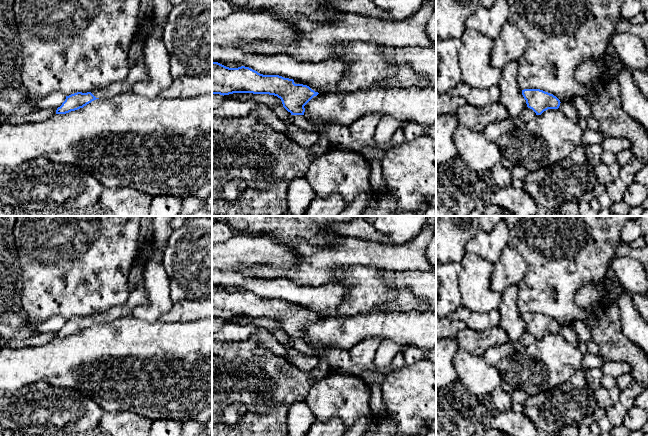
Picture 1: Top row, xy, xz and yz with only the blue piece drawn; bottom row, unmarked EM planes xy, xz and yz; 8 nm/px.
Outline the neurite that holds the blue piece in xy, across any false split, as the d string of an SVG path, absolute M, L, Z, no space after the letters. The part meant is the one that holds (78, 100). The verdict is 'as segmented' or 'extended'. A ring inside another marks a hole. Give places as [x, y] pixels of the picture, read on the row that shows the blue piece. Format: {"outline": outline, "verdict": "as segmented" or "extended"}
{"outline": "M139 33L134 38L129 50L130 70L125 80L91 92L77 92L66 96L65 101L57 108L56 114L66 114L78 110L96 99L109 99L116 95L130 92L136 83L146 80L148 78L148 70L144 59L144 43L145 37Z", "verdict": "extended"}

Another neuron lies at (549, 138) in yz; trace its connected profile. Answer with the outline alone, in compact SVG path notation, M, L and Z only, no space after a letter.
M559 108L548 109L530 121L517 121L515 127L502 135L496 143L502 152L502 156L510 160L515 166L523 166L528 172L532 172L559 163L569 157L578 146L582 146L582 134L583 130L569 120Z

